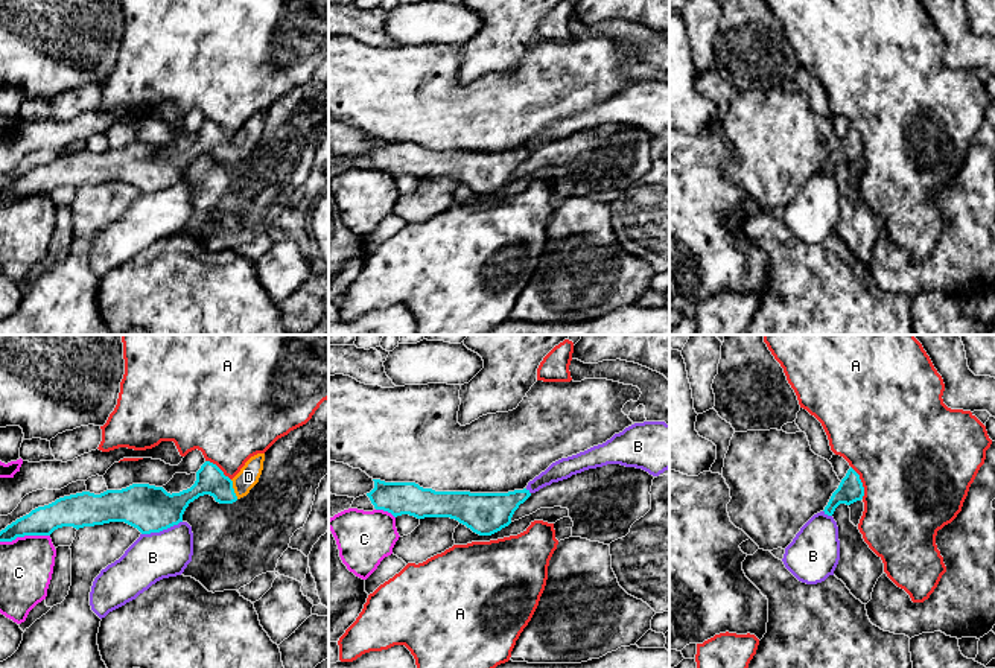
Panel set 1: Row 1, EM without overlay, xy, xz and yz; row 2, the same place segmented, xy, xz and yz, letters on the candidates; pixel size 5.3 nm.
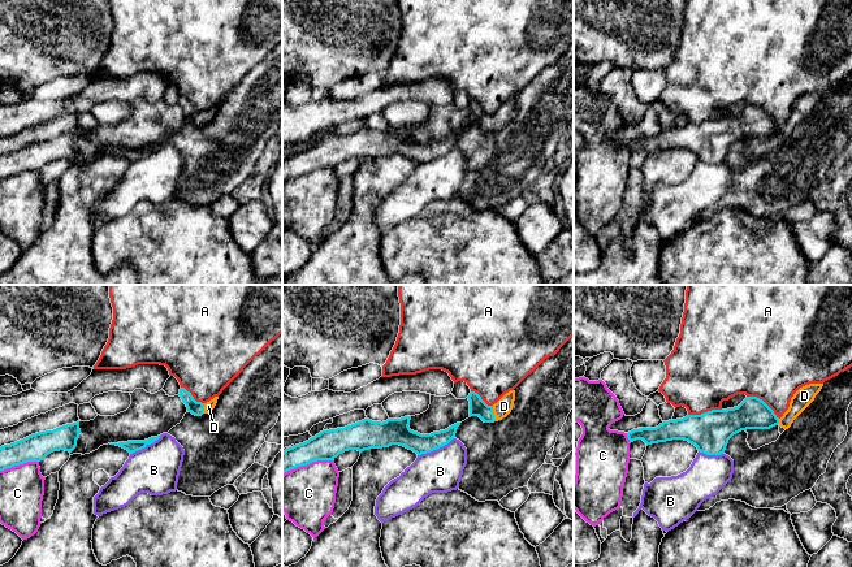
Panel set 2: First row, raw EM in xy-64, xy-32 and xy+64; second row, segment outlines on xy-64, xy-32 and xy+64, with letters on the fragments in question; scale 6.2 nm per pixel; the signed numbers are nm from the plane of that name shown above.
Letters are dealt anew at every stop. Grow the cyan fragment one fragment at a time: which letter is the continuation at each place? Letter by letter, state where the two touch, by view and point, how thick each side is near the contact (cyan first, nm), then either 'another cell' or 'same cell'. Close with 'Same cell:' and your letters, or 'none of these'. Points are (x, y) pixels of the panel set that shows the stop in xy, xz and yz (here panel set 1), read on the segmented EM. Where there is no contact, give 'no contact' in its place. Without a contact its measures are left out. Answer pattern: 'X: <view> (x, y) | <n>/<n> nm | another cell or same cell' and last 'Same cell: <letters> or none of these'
A: yz (861, 483) | 130/500 nm | another cell
B: xy (162, 530) | 240/260 nm | another cell
C: xy (25, 534) | 160/280 nm | another cell
D: xy (233, 489) | 160/110 nm | same cell
Same cell: D

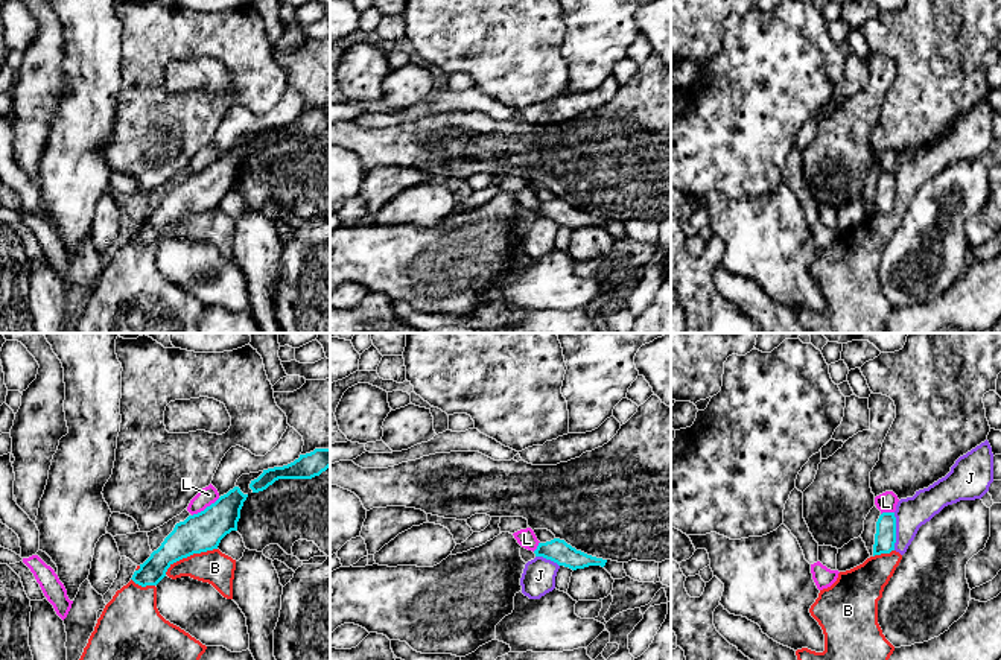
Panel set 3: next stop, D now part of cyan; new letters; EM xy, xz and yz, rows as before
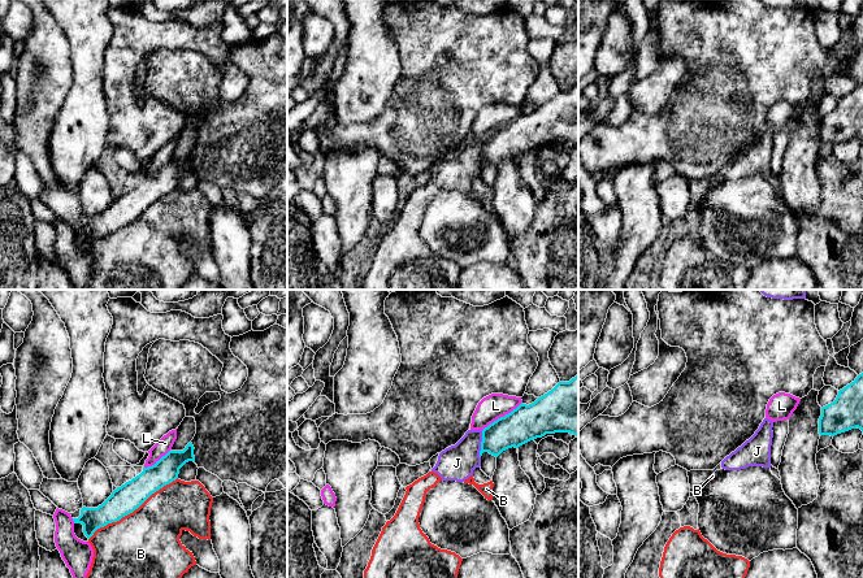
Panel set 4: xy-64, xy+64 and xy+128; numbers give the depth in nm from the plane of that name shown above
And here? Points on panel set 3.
B: xy (189, 555) | 200/180 nm | another cell
J: yz (895, 531) | 110/170 nm | another cell
L: xy (207, 507) | 200/90 nm | another cell
Same cell: none of these

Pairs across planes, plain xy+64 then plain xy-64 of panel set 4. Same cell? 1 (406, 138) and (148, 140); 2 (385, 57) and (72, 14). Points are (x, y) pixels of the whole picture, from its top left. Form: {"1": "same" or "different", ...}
{"1": "same", "2": "same"}

